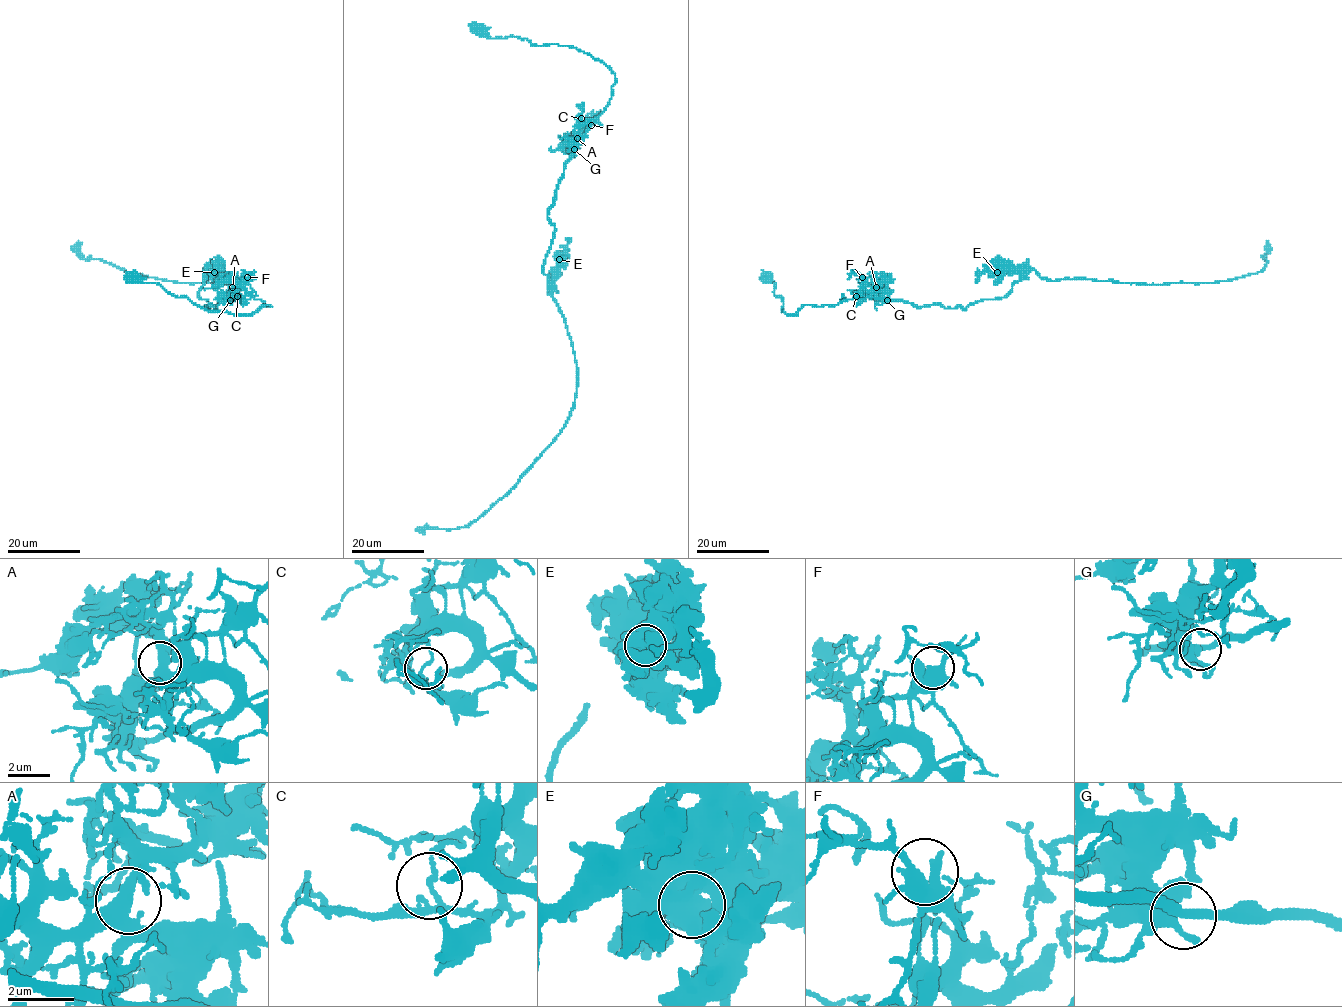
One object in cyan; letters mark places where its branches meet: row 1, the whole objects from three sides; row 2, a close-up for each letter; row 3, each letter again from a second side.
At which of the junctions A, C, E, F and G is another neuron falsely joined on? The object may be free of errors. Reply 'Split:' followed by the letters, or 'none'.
Split: E

